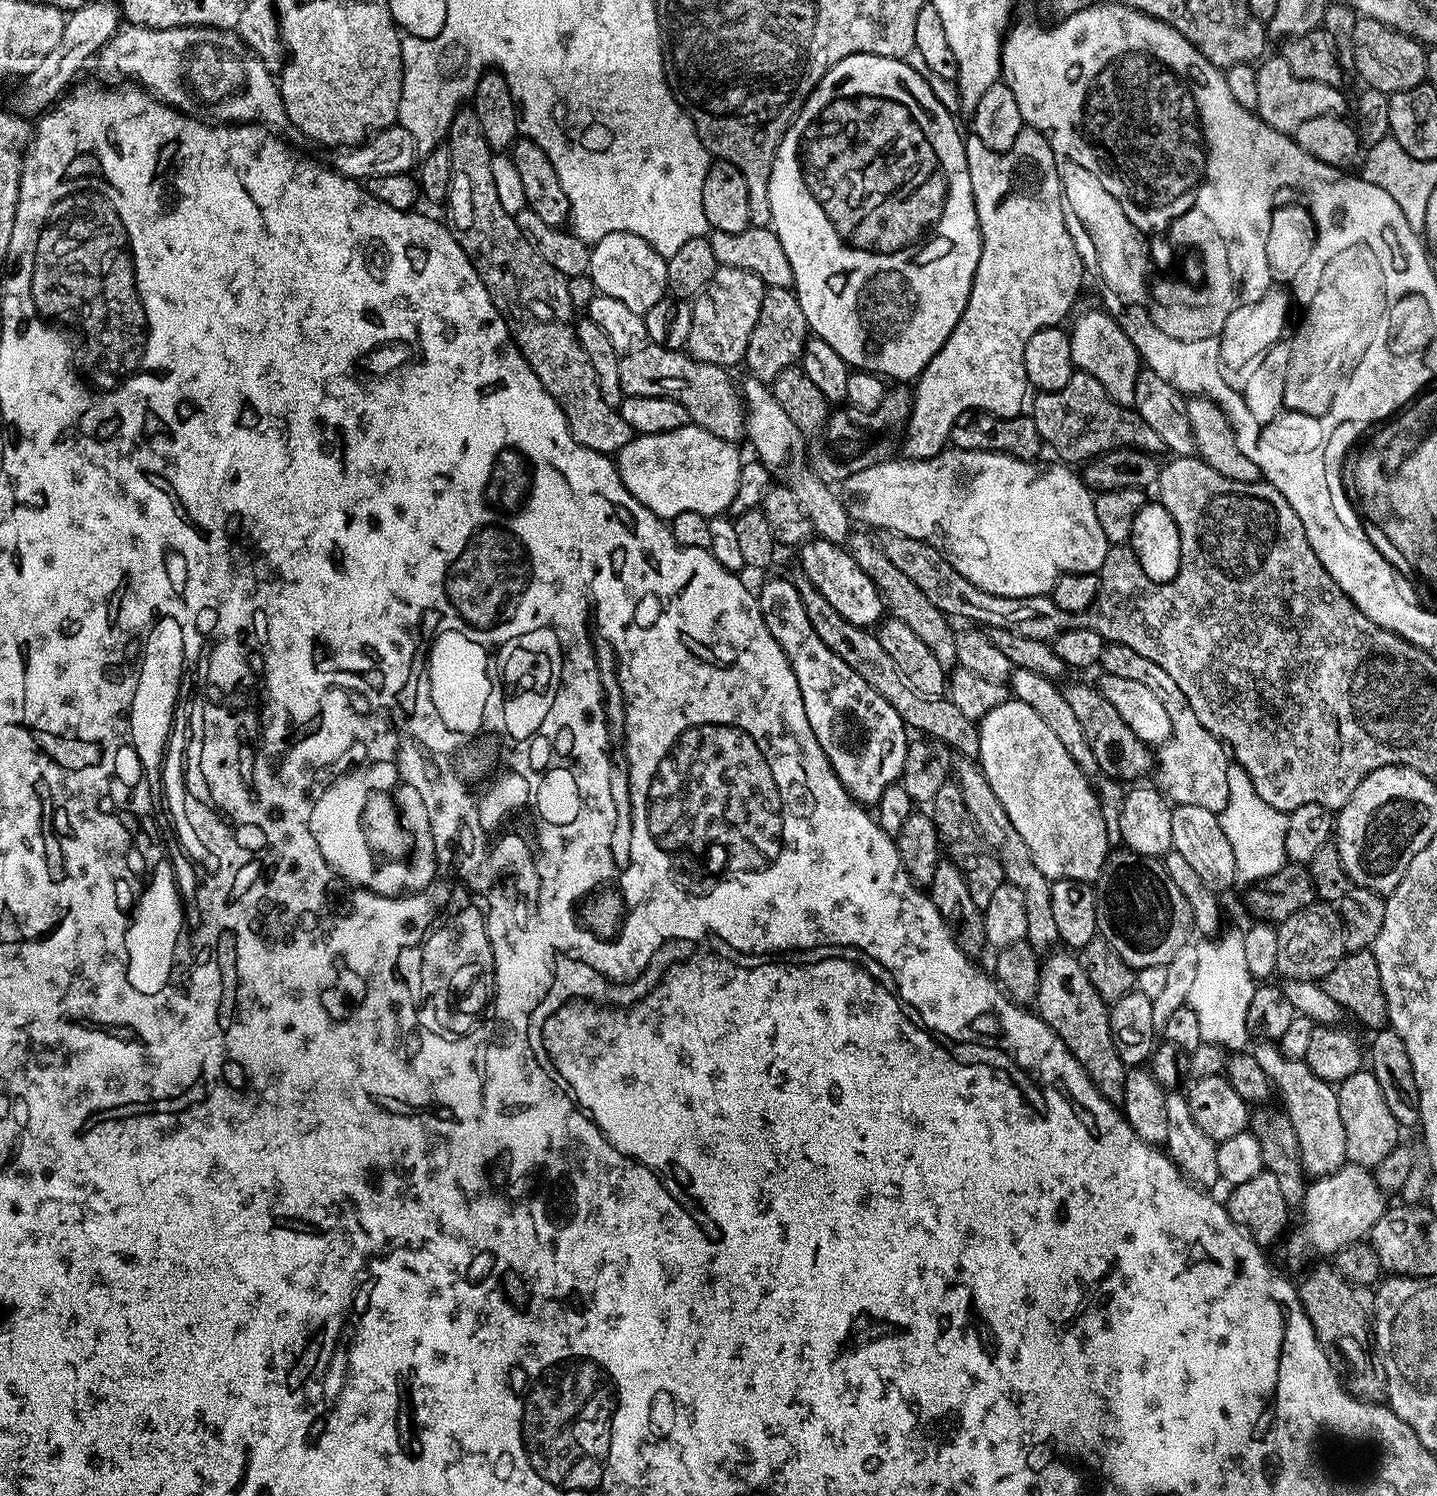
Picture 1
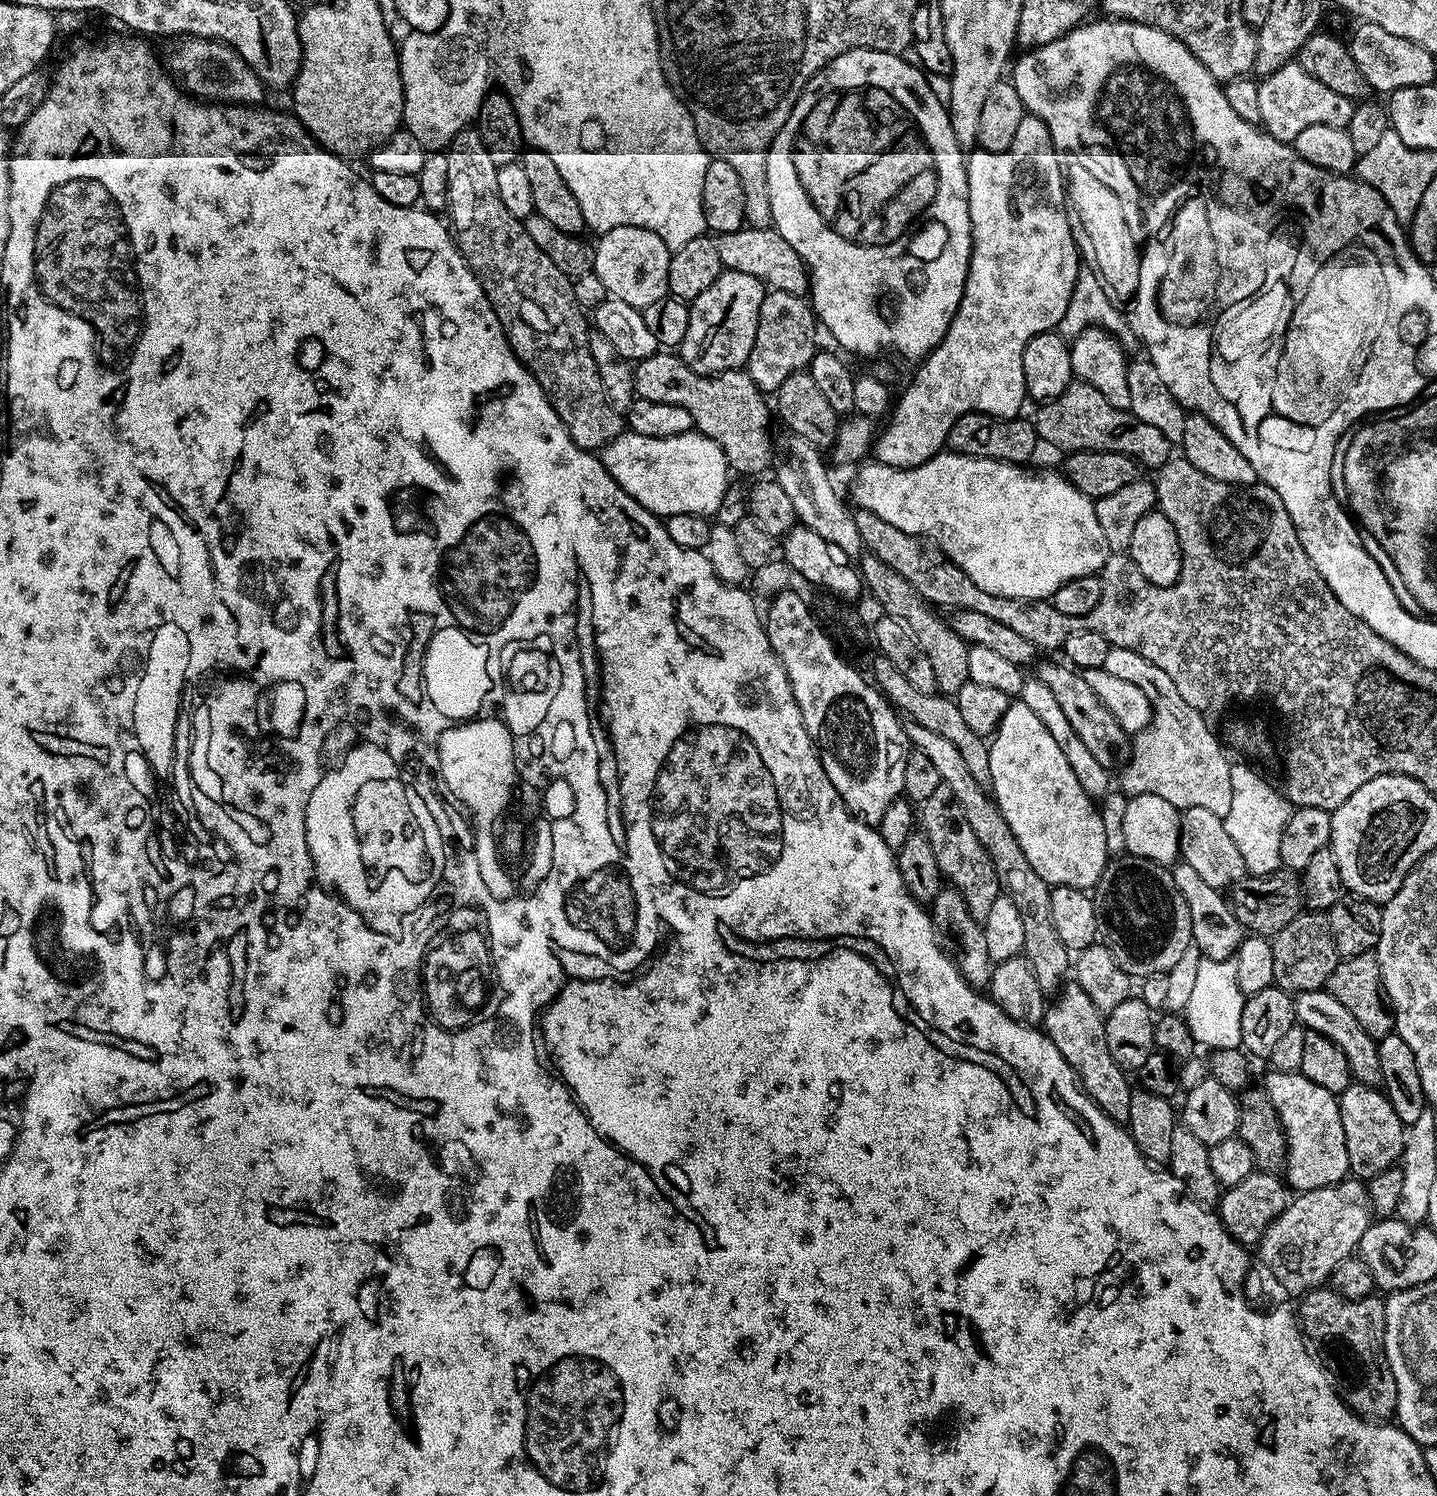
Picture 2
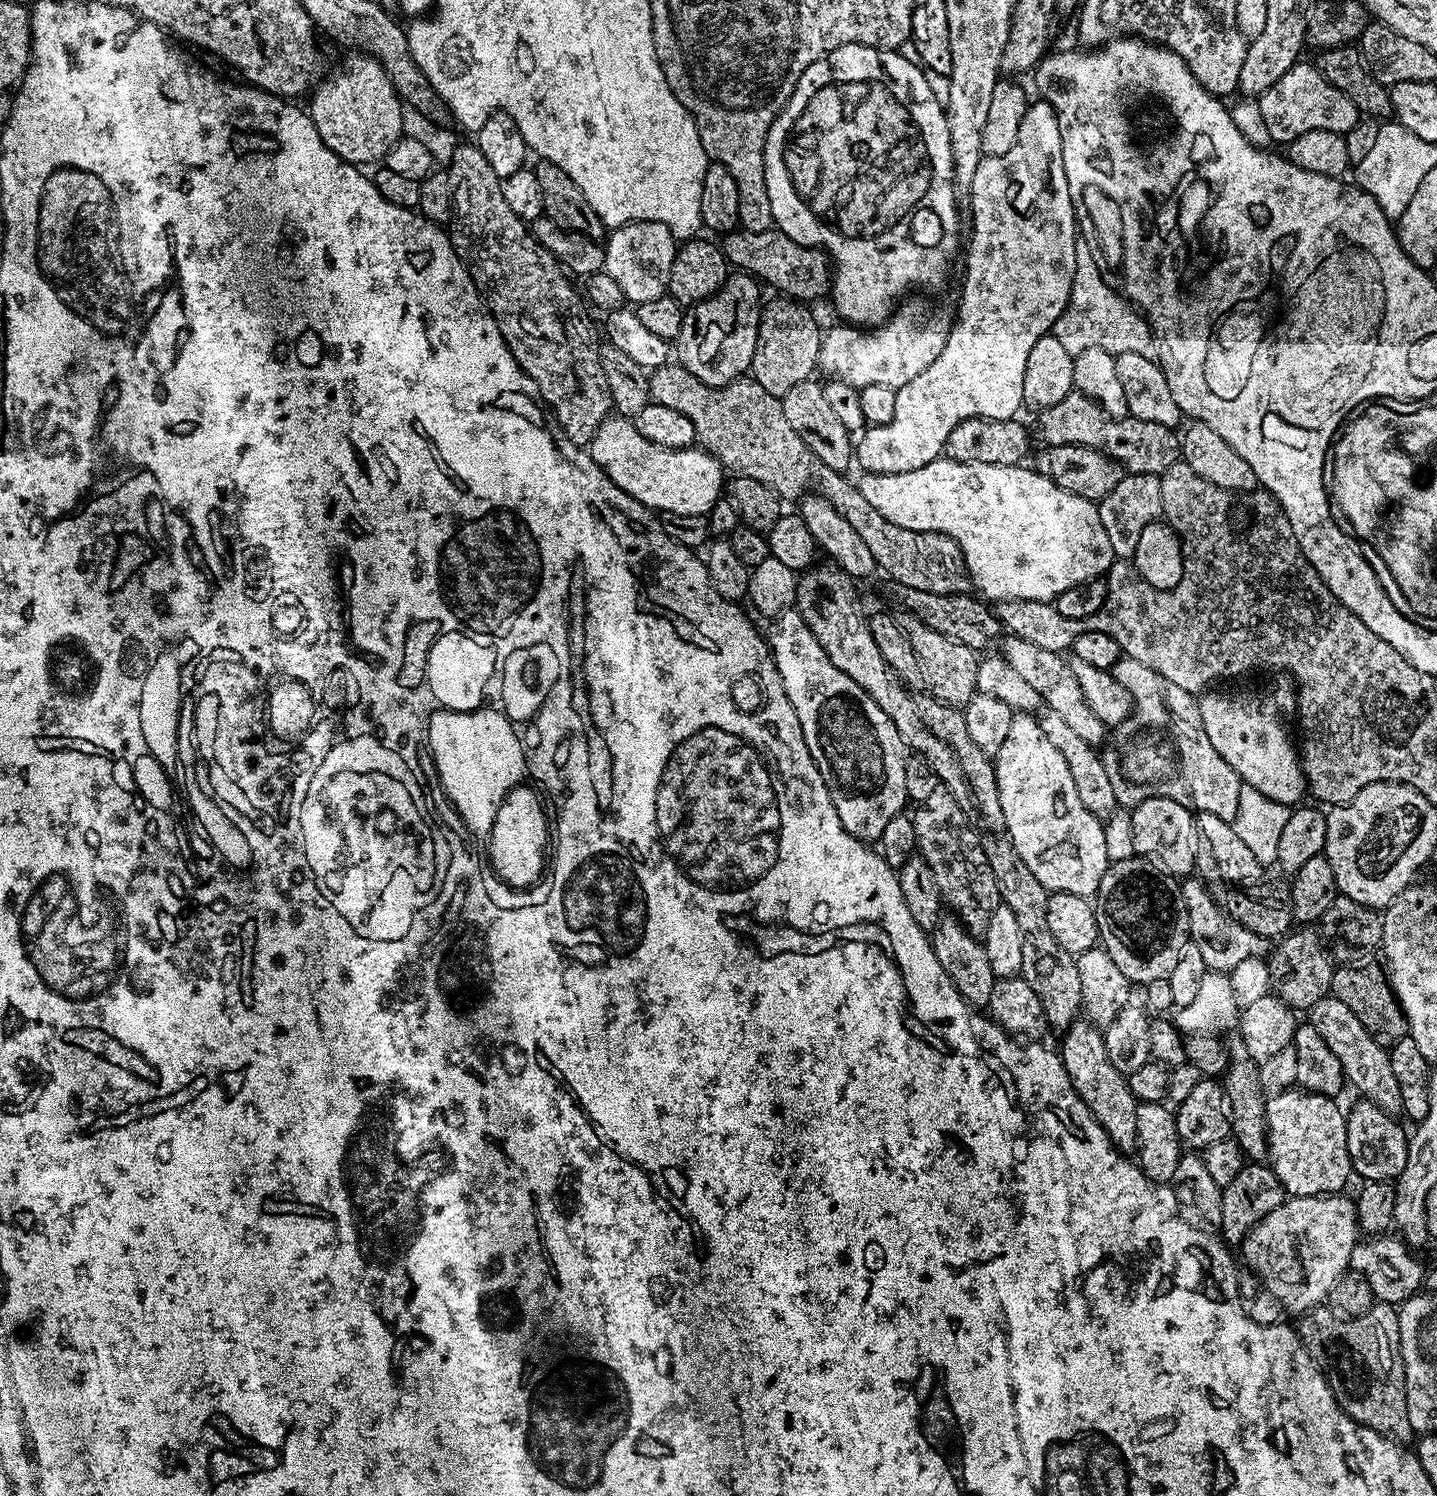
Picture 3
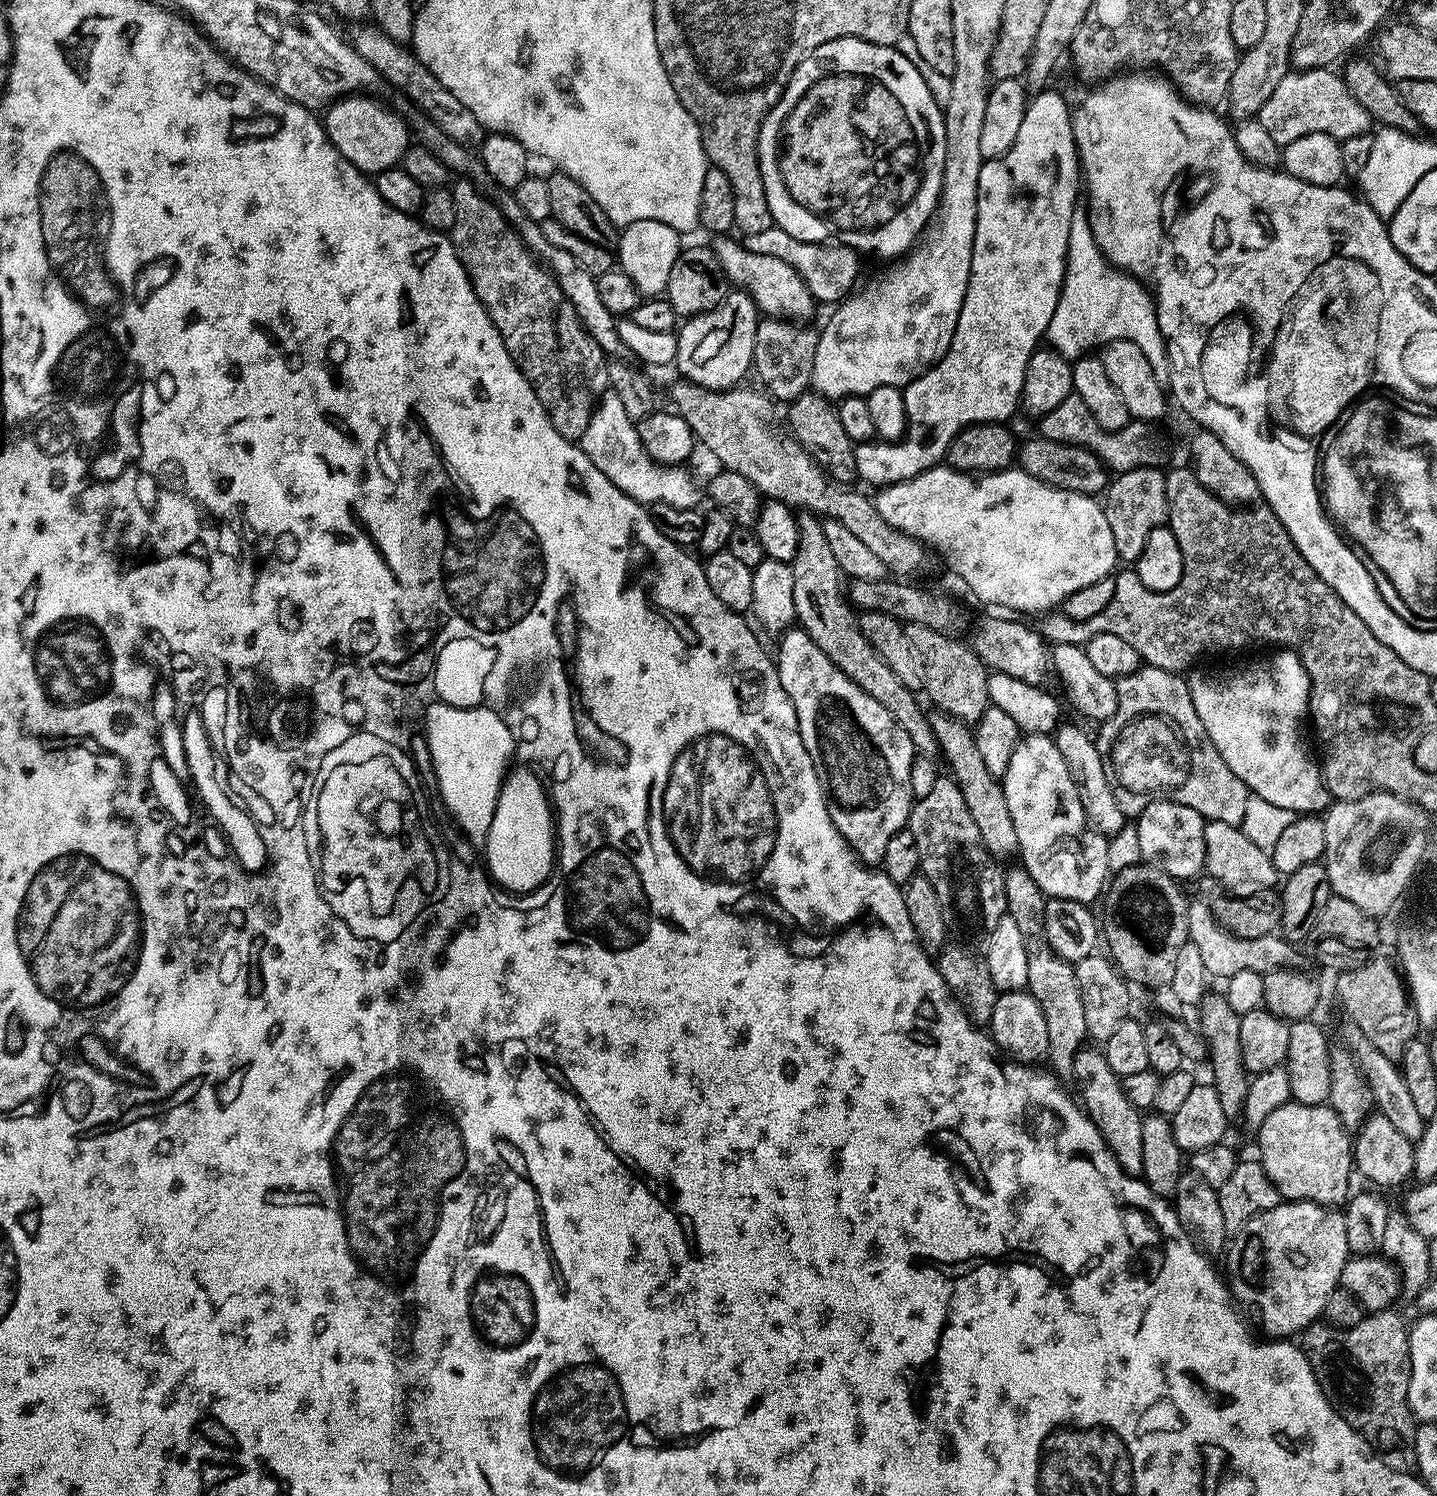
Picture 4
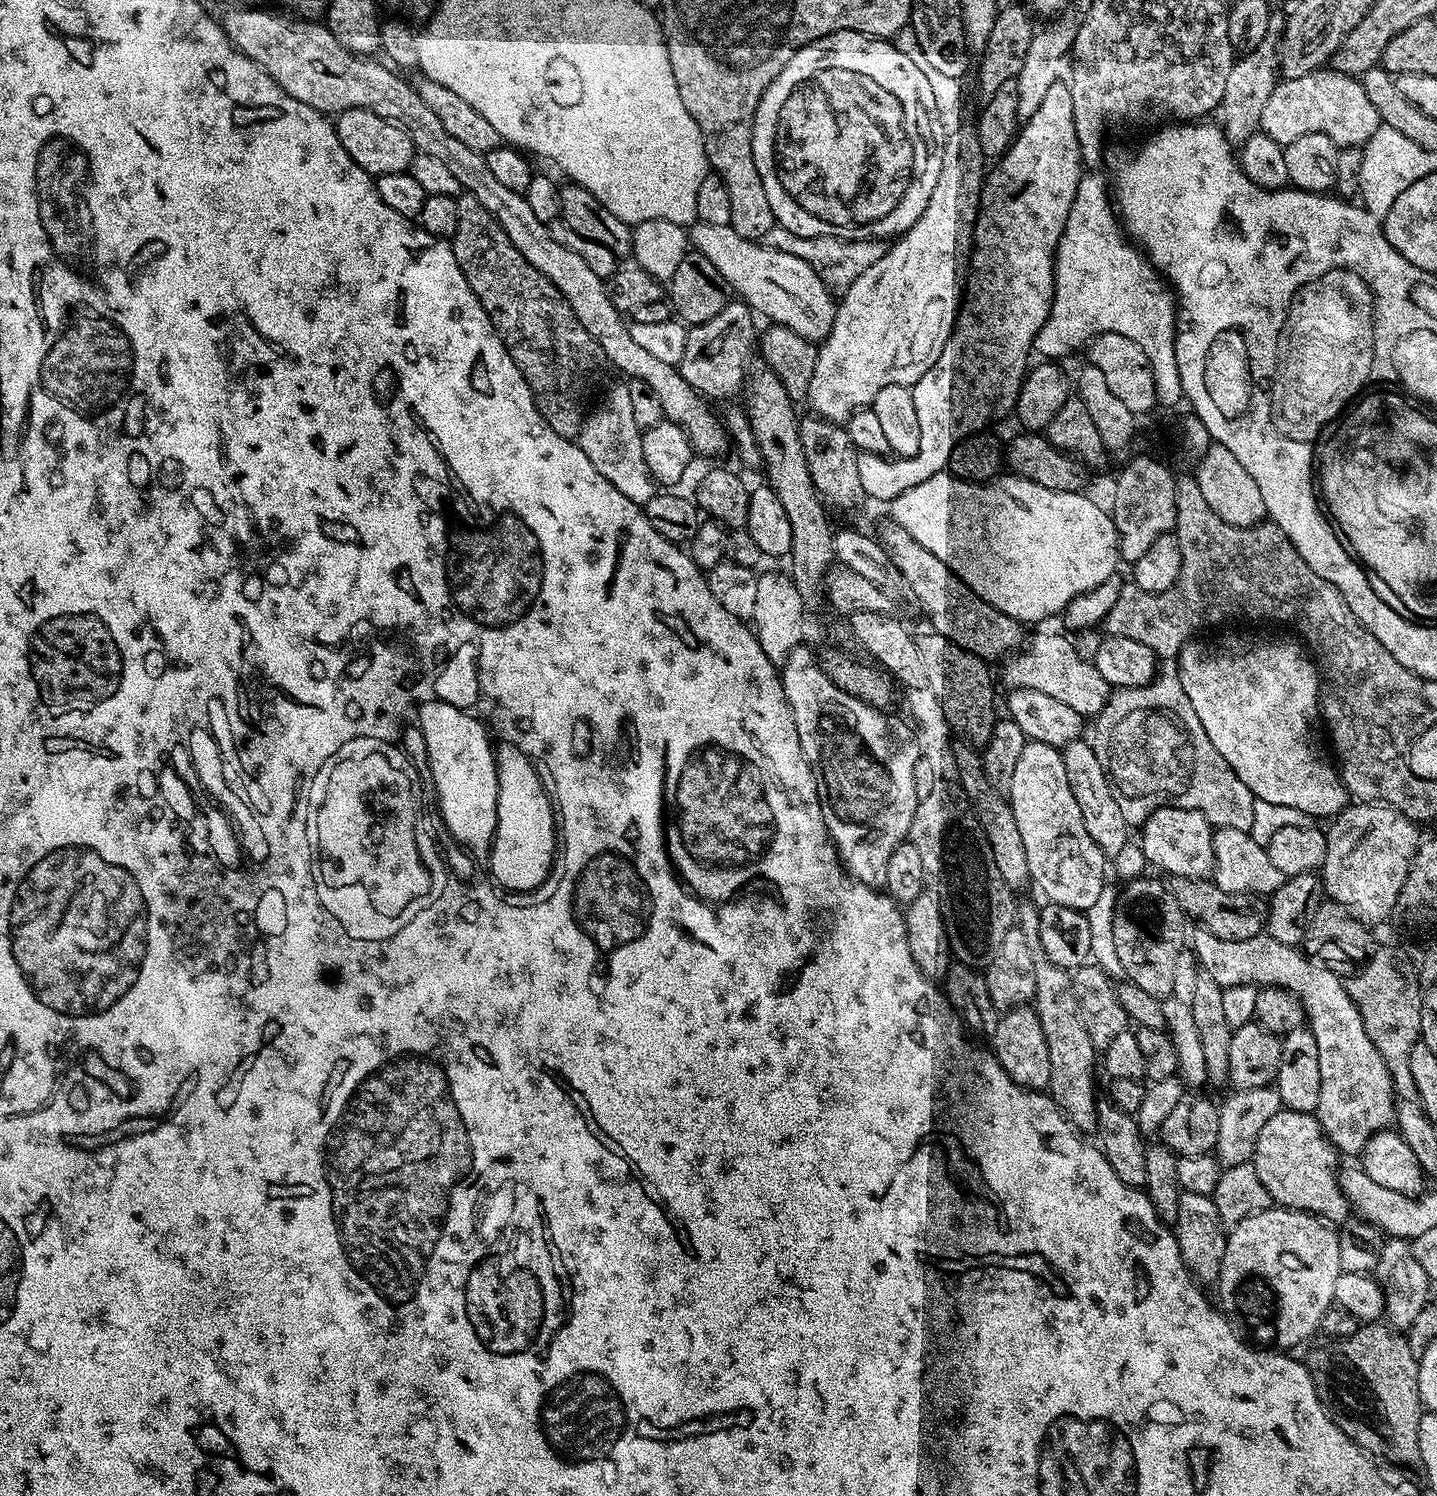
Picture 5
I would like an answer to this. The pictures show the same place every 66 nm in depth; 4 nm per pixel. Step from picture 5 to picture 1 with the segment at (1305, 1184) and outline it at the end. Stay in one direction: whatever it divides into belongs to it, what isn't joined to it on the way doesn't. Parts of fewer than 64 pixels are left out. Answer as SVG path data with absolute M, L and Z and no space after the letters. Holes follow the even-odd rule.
M1260 1042L1251 1053L1262 1066L1273 1089L1280 1092L1279 1103L1284 1113L1294 1122L1294 1134L1298 1134L1298 1150L1302 1150L1302 1166L1305 1177L1329 1176L1349 1163L1346 1154L1346 1130L1342 1127L1342 1114L1338 1114L1338 1094L1333 1085L1326 1083L1304 1059L1287 1056L1279 1043Z

